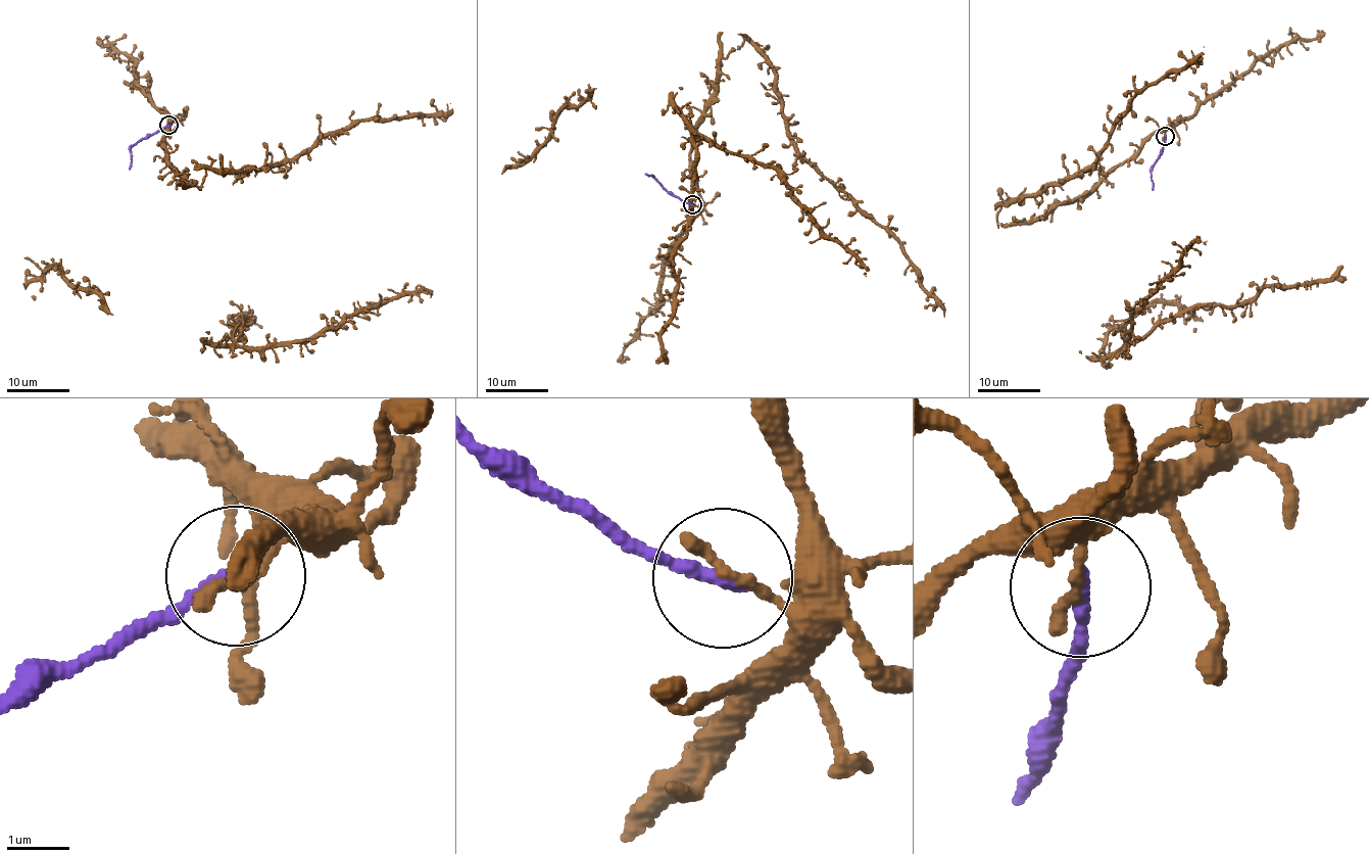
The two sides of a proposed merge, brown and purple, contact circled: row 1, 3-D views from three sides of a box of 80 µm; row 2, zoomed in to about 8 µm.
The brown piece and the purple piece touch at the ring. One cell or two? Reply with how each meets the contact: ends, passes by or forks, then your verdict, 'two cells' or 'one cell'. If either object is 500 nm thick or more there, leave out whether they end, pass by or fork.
brown ends there; purple ends there; two cells

